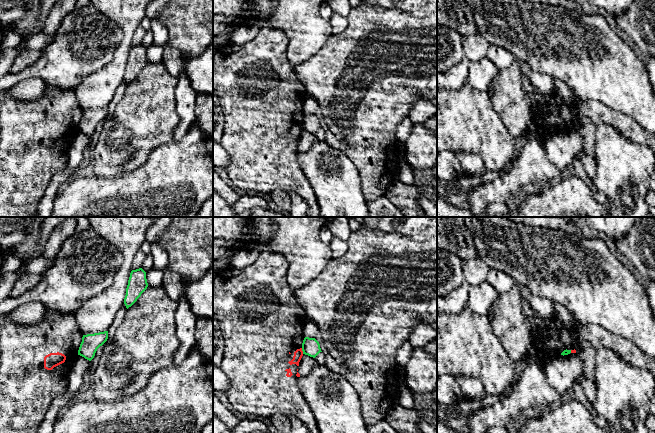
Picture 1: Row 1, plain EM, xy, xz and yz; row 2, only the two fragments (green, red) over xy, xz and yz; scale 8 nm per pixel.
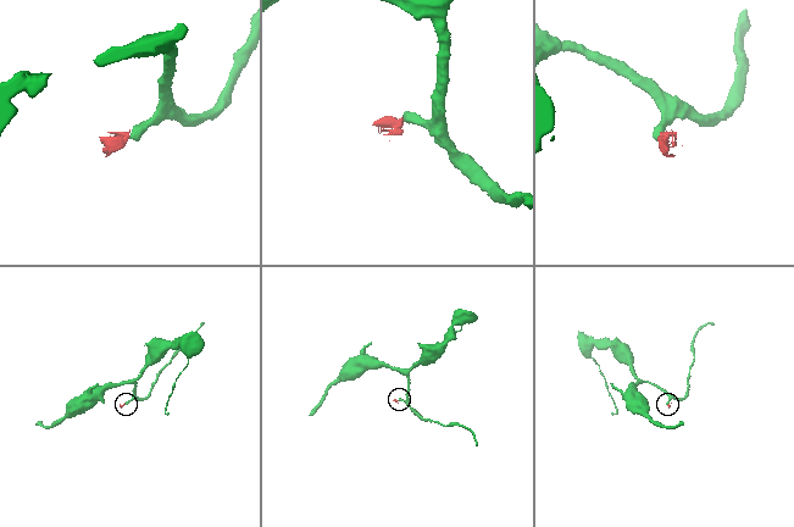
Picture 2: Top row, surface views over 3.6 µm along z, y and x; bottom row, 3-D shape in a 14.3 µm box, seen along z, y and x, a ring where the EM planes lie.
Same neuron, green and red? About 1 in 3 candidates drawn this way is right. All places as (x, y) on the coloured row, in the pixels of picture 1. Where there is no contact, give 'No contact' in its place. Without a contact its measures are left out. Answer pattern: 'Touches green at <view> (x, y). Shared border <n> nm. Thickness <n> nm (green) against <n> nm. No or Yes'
Touches green at xz (302, 350). Shared border 50 nm. Thickness 140 nm (green) against 70 nm. No

